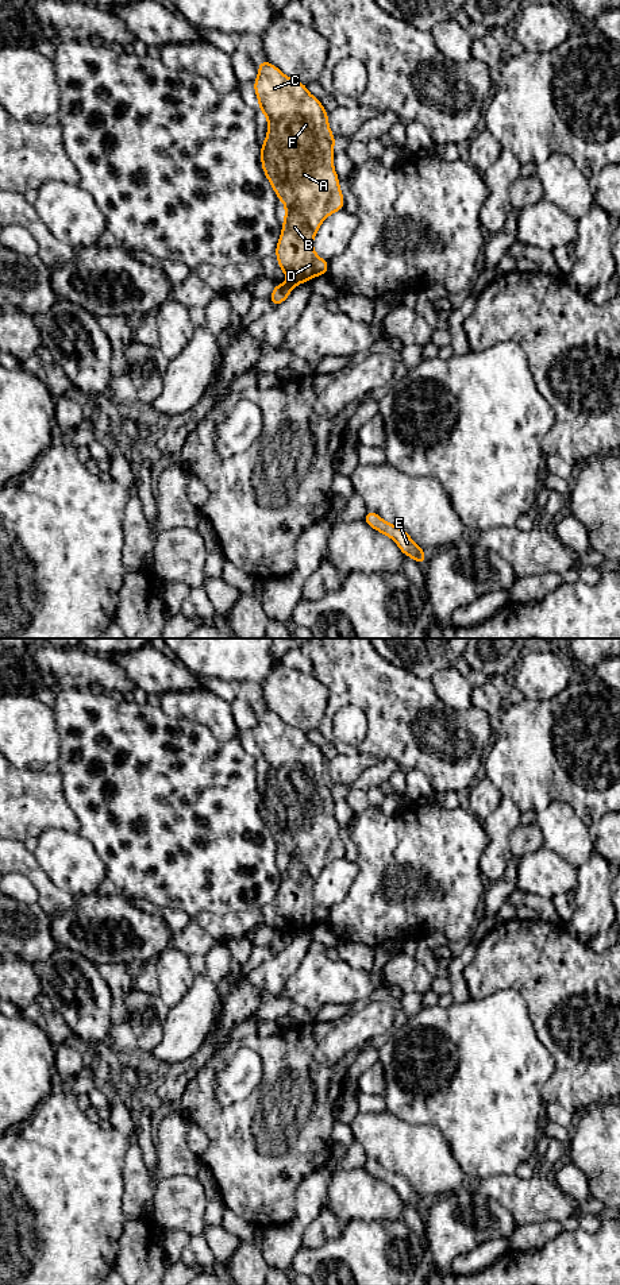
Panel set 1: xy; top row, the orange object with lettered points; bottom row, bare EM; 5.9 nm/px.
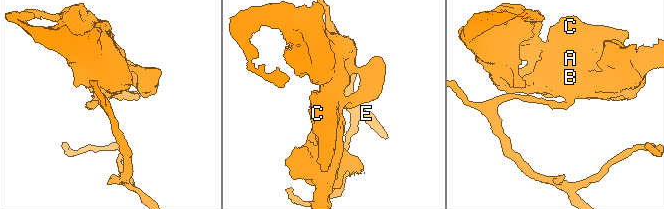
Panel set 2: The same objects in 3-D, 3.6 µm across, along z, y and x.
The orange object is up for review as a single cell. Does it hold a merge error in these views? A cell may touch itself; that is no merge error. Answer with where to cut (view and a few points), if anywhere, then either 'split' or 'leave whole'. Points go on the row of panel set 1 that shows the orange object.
cut xy (285, 284), (292, 288); split

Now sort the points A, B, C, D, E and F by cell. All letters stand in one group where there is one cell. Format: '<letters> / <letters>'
A B C D F / E

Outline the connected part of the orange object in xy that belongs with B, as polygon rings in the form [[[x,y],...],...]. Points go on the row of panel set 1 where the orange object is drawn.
[[[262,59],[253,82],[259,112],[267,117],[267,132],[261,144],[262,170],[277,200],[286,205],[274,252],[280,269],[289,279],[286,285],[296,288],[328,271],[330,261],[315,252],[313,238],[330,215],[344,209],[344,197],[334,167],[336,139],[330,128],[328,112],[321,101],[308,92],[305,84],[285,76],[276,65]]]

